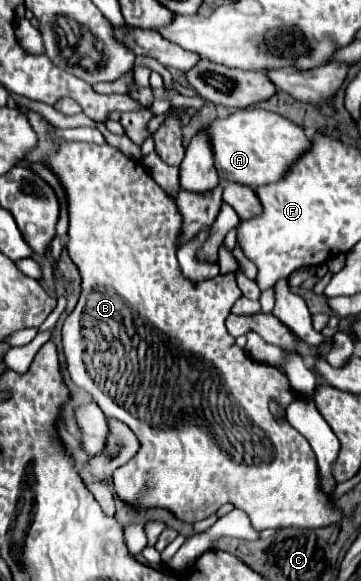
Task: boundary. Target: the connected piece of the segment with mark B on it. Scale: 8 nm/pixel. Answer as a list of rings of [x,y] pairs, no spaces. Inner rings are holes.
[[[19,107],[19,111],[23,115],[27,115],[33,131],[39,135],[39,143],[35,147],[35,151],[27,153],[27,163],[43,163],[47,169],[51,169],[61,187],[65,189],[67,195],[67,213],[69,213],[69,241],[67,241],[67,253],[71,257],[71,261],[77,265],[79,273],[81,273],[81,295],[79,301],[75,305],[75,309],[67,315],[65,323],[63,323],[63,351],[65,351],[65,359],[67,359],[67,369],[69,375],[73,379],[75,385],[87,389],[93,399],[97,401],[97,405],[103,409],[105,415],[115,417],[123,423],[127,423],[131,427],[131,431],[139,437],[141,441],[141,449],[139,453],[121,469],[115,471],[115,493],[117,499],[123,501],[125,505],[133,507],[133,509],[167,509],[171,511],[177,519],[193,525],[197,521],[207,519],[209,515],[213,515],[221,505],[225,503],[233,503],[237,509],[243,509],[255,531],[263,531],[263,529],[281,529],[281,527],[303,527],[303,529],[311,529],[311,527],[325,527],[327,523],[335,523],[341,517],[341,511],[335,509],[329,503],[329,495],[325,495],[319,489],[319,479],[317,479],[317,463],[315,463],[315,453],[309,447],[307,439],[295,431],[293,427],[289,427],[289,423],[279,423],[275,421],[275,417],[269,413],[269,399],[275,397],[281,401],[283,407],[287,407],[295,393],[289,387],[287,377],[283,377],[283,373],[279,373],[277,369],[265,369],[267,365],[253,361],[245,349],[235,345],[235,339],[227,333],[225,329],[225,319],[233,307],[233,303],[241,297],[241,291],[237,287],[235,275],[219,275],[211,281],[199,281],[199,283],[191,283],[189,279],[185,279],[181,275],[181,269],[177,265],[177,257],[175,257],[175,241],[177,235],[181,233],[181,225],[183,219],[175,207],[175,199],[171,199],[147,173],[147,169],[139,163],[129,159],[127,155],[123,155],[119,149],[111,147],[111,145],[91,145],[91,143],[63,143],[63,139],[55,139],[55,135],[51,135],[51,131],[47,129],[47,121],[43,119],[43,115],[29,111],[27,107]],[[79,217],[89,217],[87,223],[79,229]]]

